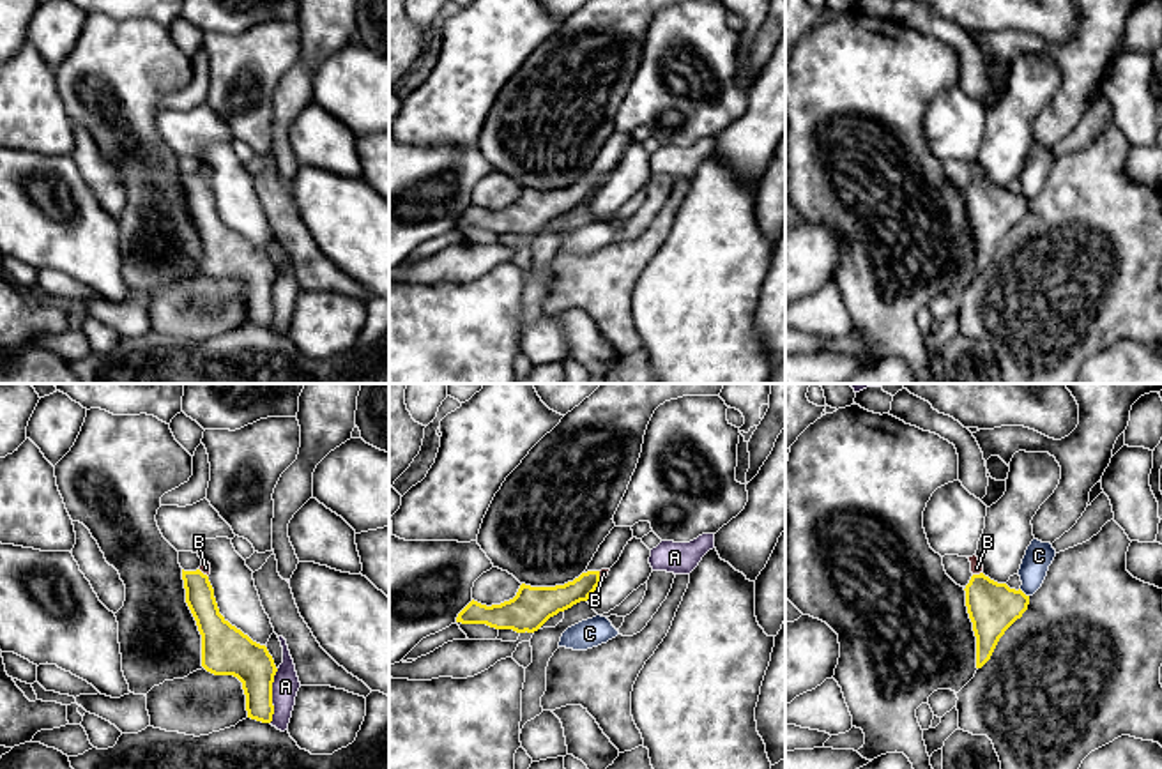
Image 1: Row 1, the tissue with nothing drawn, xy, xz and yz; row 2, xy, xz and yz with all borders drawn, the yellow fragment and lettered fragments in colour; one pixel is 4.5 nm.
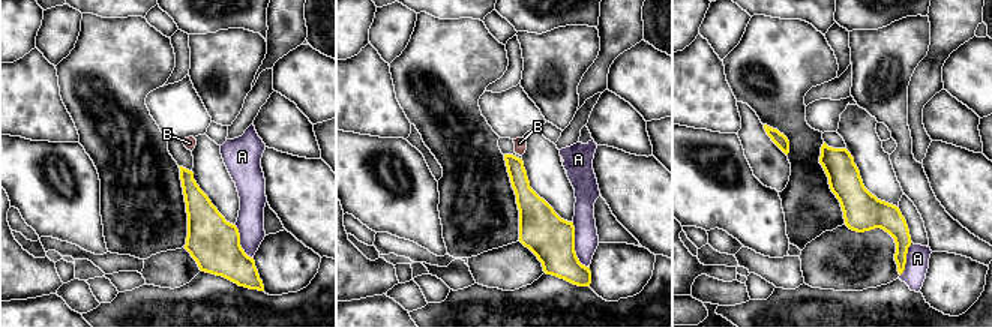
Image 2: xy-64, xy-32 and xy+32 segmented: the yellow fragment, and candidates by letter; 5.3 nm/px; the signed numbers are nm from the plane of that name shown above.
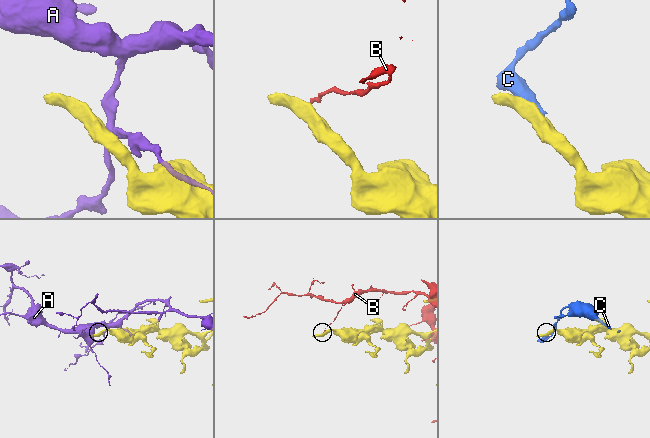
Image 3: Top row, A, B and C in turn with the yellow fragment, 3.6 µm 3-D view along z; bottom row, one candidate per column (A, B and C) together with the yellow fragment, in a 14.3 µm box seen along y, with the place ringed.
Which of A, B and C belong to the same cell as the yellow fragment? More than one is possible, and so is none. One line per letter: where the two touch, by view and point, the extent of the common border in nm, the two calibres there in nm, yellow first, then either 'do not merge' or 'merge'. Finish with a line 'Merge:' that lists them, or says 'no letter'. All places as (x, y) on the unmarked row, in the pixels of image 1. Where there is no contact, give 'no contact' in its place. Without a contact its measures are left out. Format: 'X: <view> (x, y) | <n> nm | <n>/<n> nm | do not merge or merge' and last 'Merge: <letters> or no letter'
A: xy (271, 299) | 260 nm | 190/120 nm | do not merge
B: yz (977, 179) | 50 nm | 220/60 nm | do not merge
C: yz (1023, 197) | 60 nm | 220/130 nm | do not merge
Merge: no letter

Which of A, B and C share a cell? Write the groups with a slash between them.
A / B / C

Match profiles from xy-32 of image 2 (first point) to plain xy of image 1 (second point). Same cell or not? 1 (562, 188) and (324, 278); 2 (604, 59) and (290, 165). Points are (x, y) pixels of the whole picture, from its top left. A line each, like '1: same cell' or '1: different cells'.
1: different cells
2: same cell

